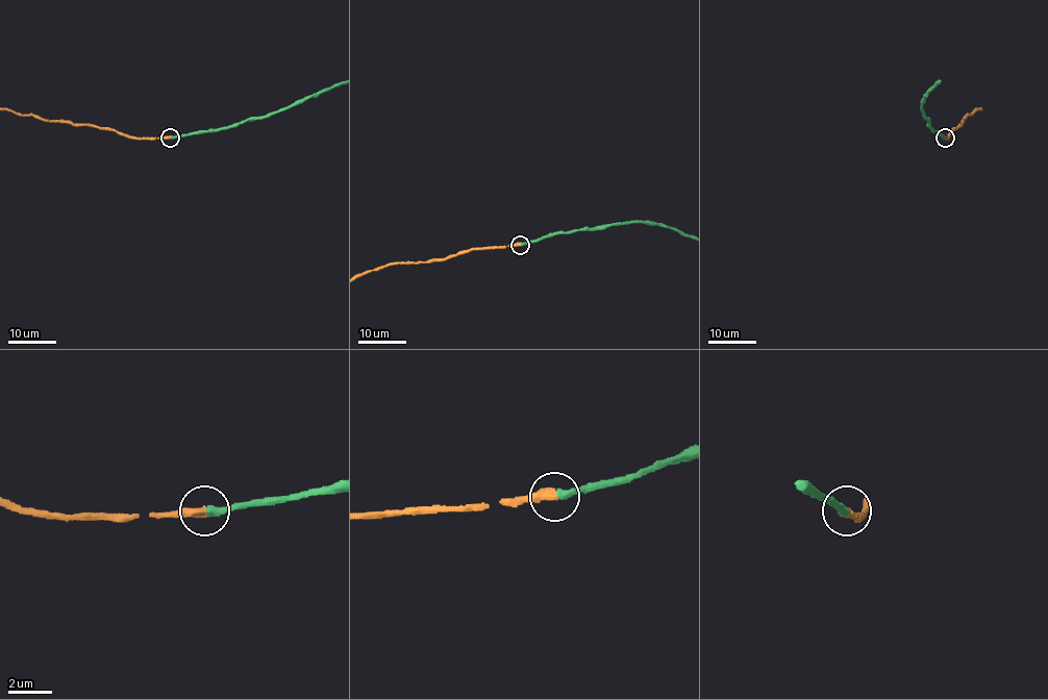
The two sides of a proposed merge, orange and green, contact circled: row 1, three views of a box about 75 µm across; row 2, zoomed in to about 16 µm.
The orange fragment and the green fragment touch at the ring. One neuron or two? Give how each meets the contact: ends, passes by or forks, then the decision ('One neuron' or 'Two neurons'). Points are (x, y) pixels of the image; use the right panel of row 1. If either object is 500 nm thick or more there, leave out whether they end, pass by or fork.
At the ring orange ends. At the ring green ends. One neuron

